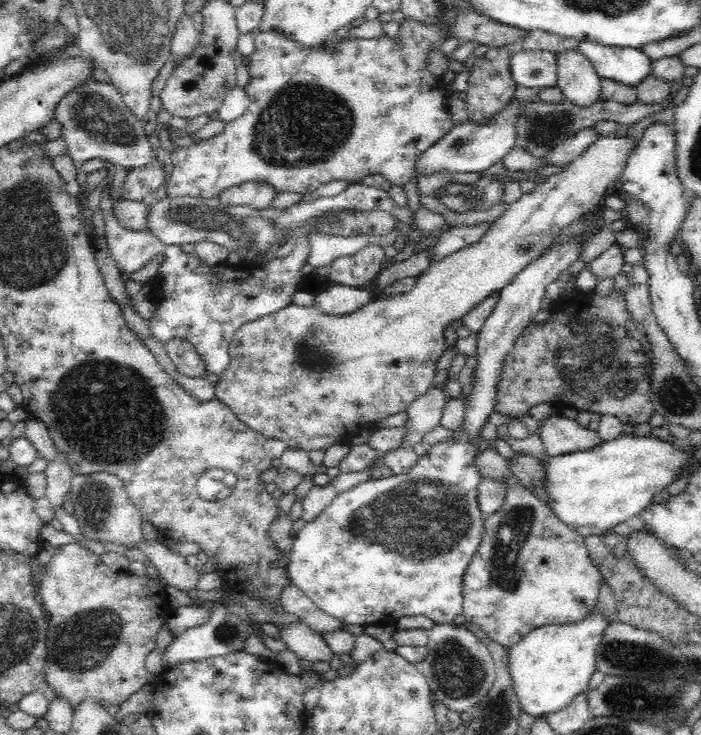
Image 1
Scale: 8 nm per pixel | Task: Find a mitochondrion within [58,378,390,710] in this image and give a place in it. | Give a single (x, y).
(226, 632)

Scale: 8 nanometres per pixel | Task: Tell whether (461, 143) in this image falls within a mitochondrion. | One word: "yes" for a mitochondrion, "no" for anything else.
yes

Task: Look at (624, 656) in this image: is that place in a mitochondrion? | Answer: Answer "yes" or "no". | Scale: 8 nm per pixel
yes

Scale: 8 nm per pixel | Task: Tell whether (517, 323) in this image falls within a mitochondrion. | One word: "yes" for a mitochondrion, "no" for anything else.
no

